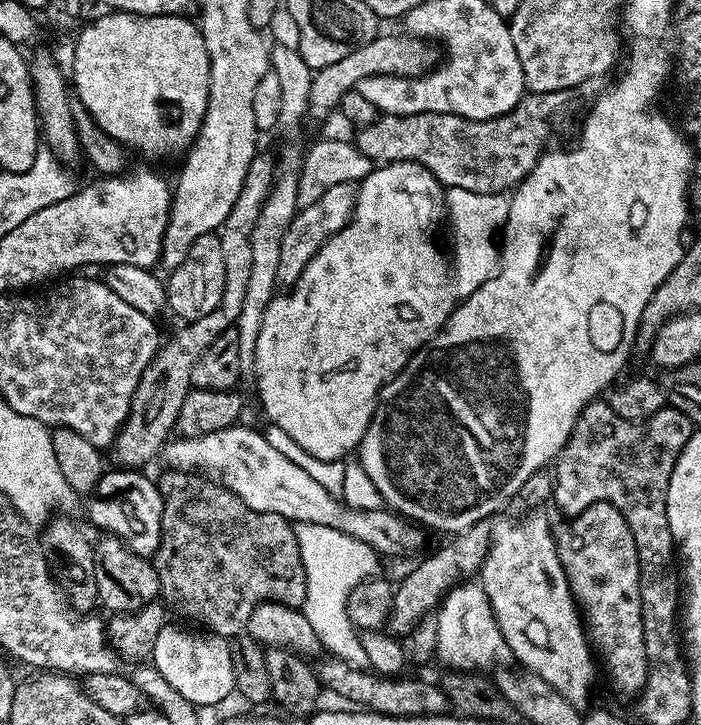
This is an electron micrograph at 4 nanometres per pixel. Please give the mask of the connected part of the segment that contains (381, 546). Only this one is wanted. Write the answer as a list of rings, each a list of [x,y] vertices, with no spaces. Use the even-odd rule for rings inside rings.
[[[237,426],[218,430],[214,434],[206,434],[198,438],[172,438],[164,445],[162,460],[165,460],[169,469],[178,471],[203,473],[204,476],[211,478],[221,486],[229,488],[250,507],[256,511],[272,511],[274,514],[280,514],[282,518],[295,522],[296,524],[317,524],[318,526],[330,526],[334,530],[342,530],[342,534],[350,534],[350,538],[358,538],[366,542],[366,546],[373,548],[381,557],[400,556],[407,548],[416,548],[420,544],[419,527],[413,526],[405,517],[378,506],[353,506],[345,502],[339,495],[325,490],[302,470],[302,466],[294,466],[286,454],[278,454],[274,446],[270,446],[267,435],[263,431],[255,432],[252,428]]]

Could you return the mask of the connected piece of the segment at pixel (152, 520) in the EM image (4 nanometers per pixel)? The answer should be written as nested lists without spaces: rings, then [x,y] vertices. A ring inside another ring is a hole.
[[[140,470],[105,471],[103,478],[96,484],[94,495],[88,501],[88,516],[101,533],[117,536],[134,554],[145,558],[152,558],[158,550],[160,534],[162,532],[163,496],[157,488],[157,481]]]

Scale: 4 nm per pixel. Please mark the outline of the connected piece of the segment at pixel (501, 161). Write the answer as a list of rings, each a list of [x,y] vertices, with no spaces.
[[[537,92],[526,94],[514,106],[514,110],[506,116],[490,118],[489,120],[471,120],[454,114],[438,114],[437,112],[423,112],[409,116],[377,115],[376,120],[361,127],[354,136],[354,143],[358,151],[366,154],[373,162],[390,164],[394,160],[412,160],[422,165],[445,189],[461,188],[474,190],[478,194],[503,192],[515,189],[521,180],[525,180],[534,170],[534,166],[549,147],[548,139],[552,136],[552,120],[560,120],[573,93],[567,92]]]

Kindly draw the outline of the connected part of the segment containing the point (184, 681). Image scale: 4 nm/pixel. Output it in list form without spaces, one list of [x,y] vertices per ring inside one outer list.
[[[165,626],[158,634],[158,642],[154,642],[150,664],[190,703],[197,706],[220,704],[234,692],[230,643],[221,636],[200,632],[187,632],[184,628]]]

